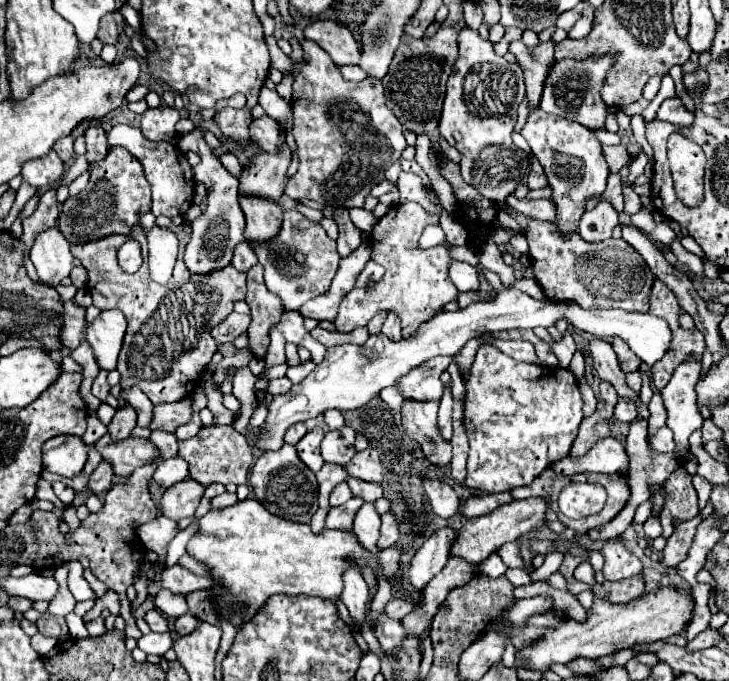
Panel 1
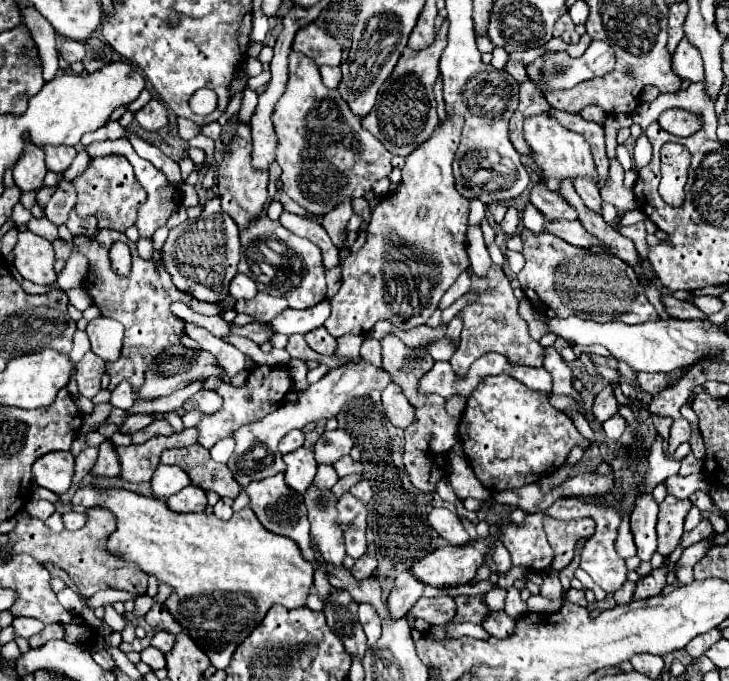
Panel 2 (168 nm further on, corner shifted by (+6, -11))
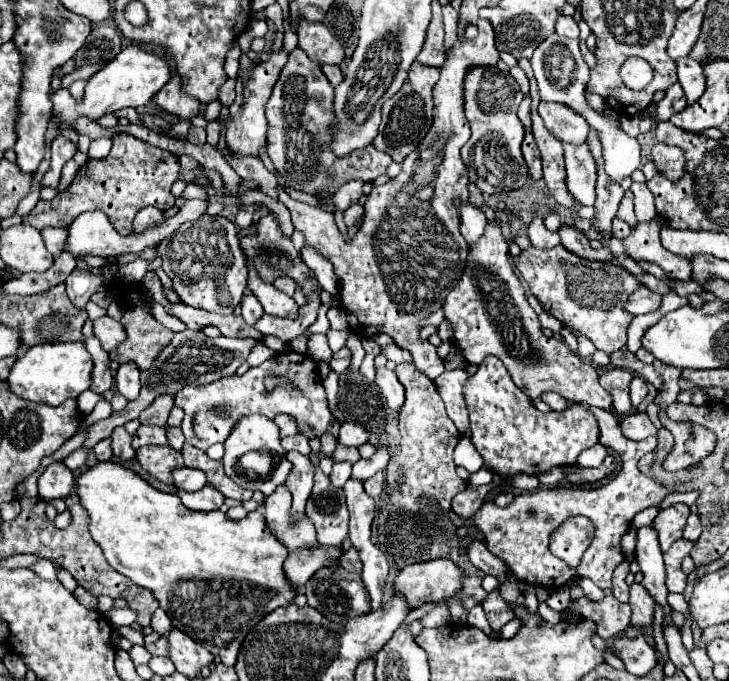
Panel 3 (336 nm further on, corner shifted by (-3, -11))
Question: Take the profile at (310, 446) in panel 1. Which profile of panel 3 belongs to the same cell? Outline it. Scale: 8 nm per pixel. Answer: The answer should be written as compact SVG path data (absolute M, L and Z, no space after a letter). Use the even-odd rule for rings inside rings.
M287 453L285 455L291 463L291 475L287 477L285 485L289 487L289 491L293 493L293 515L299 517L301 513L305 513L305 503L311 495L311 487L313 487L313 475L315 475L315 465L309 459L309 455L301 455L301 453Z

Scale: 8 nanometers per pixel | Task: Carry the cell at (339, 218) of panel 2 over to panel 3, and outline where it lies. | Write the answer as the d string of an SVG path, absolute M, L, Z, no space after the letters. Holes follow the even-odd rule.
M349 181L349 183L345 183L343 187L339 187L339 191L333 195L335 207L341 209L341 211L345 211L345 209L349 209L353 203L357 203L359 197L361 197L361 193L363 193L361 187L363 187L363 181Z

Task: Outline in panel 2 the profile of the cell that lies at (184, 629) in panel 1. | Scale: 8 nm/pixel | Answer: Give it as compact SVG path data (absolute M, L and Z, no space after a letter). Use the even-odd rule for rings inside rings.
M156 631L150 645L154 645L156 649L162 649L164 653L168 653L174 647L174 641L176 641L176 637L170 635L168 631Z

